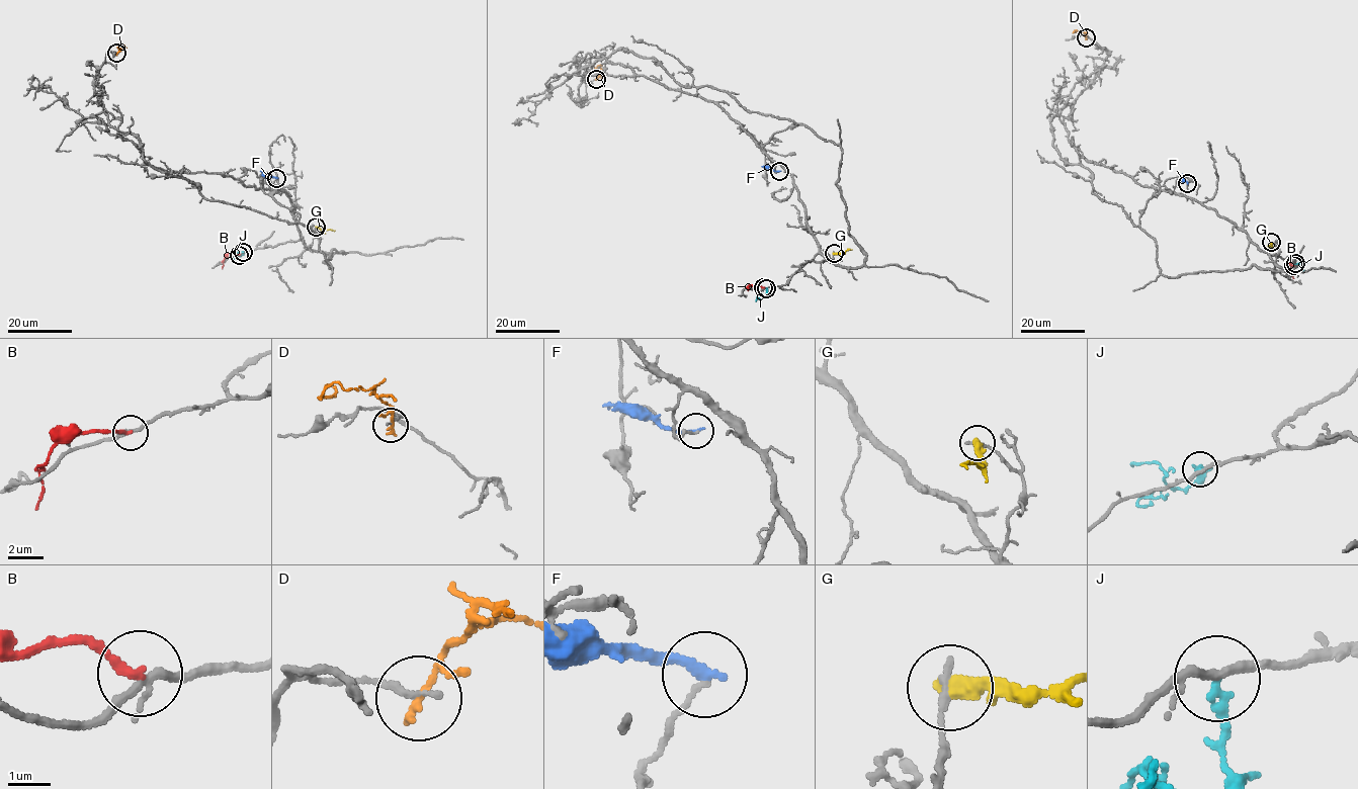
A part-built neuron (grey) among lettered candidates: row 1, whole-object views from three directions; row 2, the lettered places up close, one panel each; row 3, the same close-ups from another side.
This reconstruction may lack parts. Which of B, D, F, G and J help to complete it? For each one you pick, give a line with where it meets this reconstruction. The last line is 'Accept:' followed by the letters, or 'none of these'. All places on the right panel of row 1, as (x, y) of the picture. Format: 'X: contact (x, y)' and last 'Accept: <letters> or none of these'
Accept: none of these

